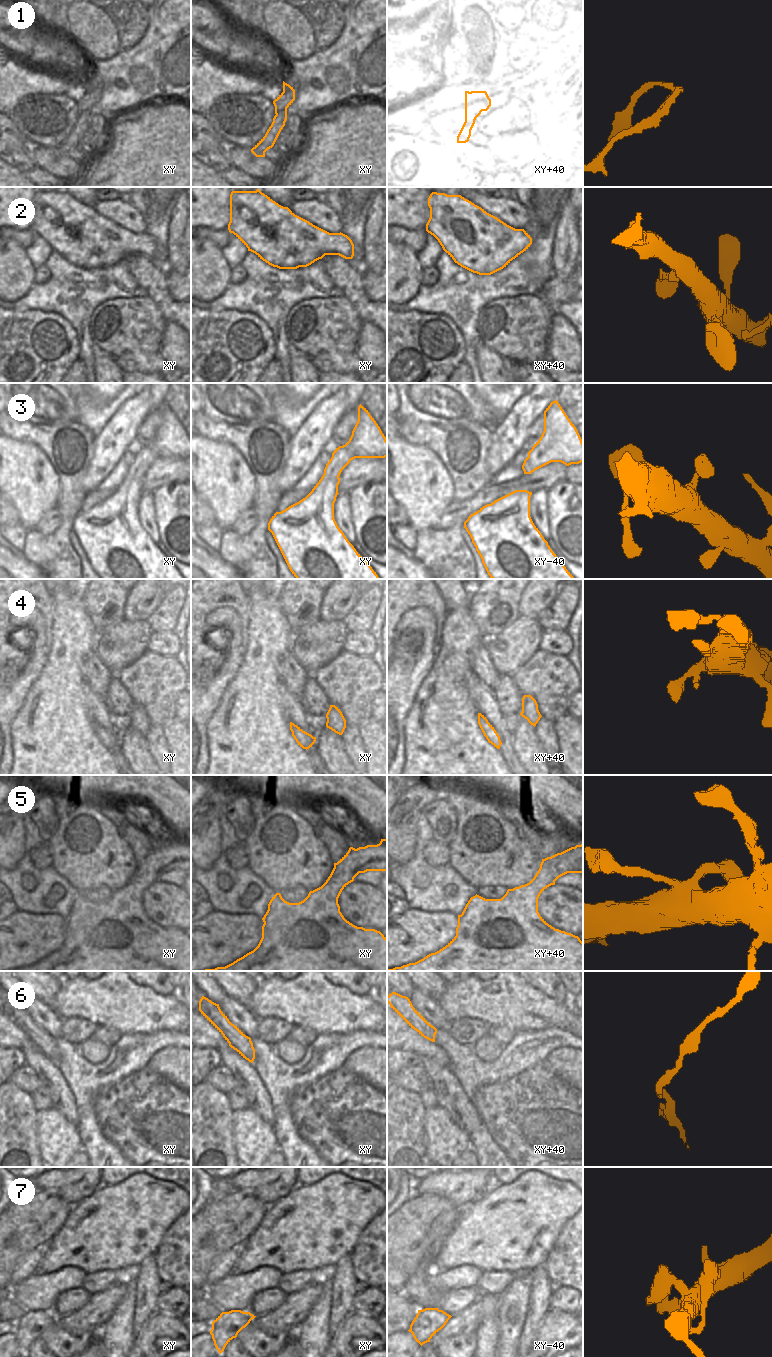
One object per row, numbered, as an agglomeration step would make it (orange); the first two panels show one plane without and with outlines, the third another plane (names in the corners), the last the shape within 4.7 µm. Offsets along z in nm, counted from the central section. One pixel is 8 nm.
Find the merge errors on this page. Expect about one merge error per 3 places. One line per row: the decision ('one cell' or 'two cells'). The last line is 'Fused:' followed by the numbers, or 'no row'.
1: two cells
2: one cell
3: one cell
4: one cell
5: one cell
6: one cell
7: one cell
Fused: 1

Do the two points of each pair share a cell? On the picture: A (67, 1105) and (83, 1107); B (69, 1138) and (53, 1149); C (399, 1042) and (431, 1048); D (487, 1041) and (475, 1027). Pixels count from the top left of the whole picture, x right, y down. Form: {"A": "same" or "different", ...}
{"A": "different", "B": "same", "C": "same", "D": "different"}

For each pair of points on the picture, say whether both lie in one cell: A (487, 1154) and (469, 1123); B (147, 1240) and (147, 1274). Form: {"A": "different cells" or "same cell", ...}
{"A": "different cells", "B": "different cells"}

